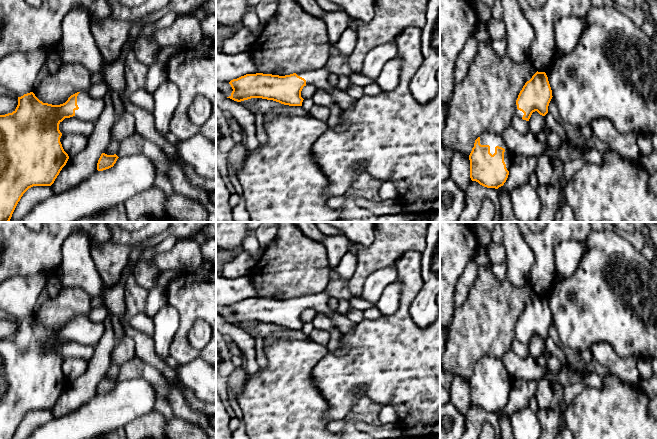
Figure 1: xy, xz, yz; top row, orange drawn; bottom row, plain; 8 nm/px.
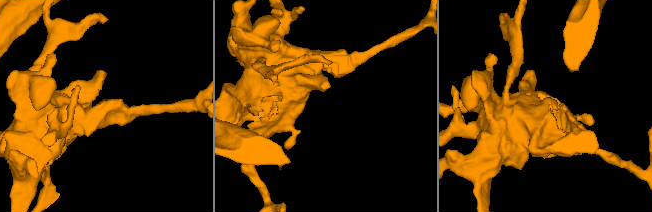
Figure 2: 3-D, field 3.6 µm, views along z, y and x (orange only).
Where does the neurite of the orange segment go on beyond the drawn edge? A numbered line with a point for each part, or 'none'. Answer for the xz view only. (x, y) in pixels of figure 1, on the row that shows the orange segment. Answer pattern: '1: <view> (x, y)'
1: xz (319, 78)

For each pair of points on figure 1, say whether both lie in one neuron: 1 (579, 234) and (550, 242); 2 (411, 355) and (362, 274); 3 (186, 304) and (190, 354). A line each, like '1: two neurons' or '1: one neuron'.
1: one neuron
2: two neurons
3: one neuron

